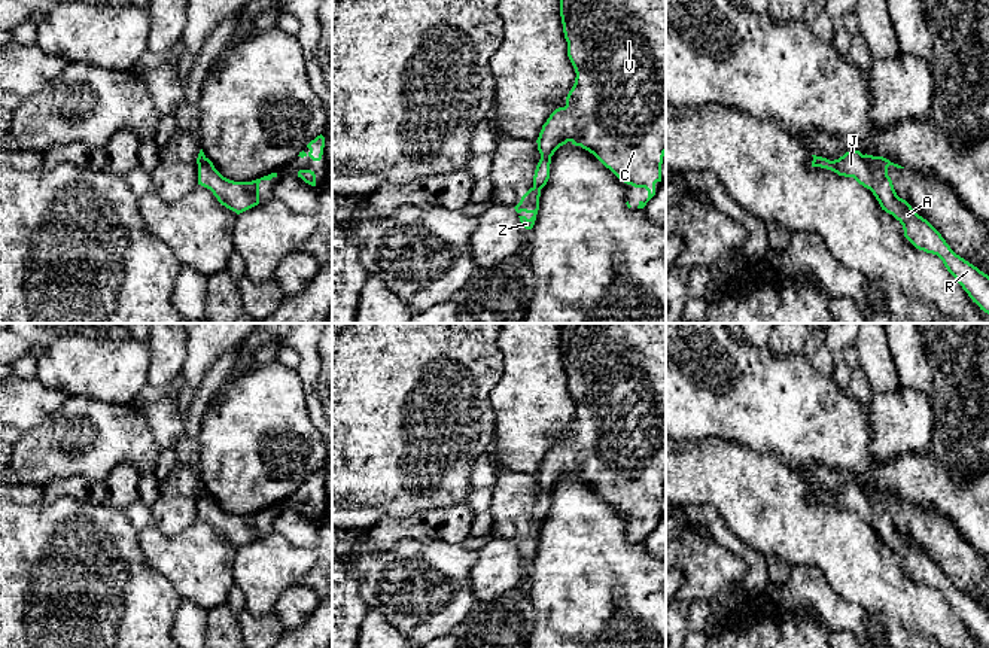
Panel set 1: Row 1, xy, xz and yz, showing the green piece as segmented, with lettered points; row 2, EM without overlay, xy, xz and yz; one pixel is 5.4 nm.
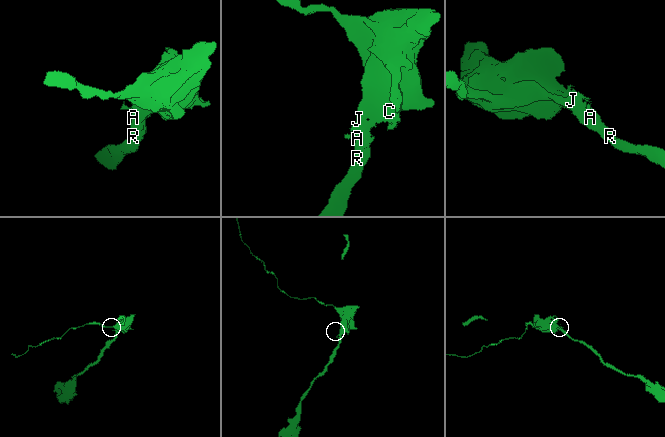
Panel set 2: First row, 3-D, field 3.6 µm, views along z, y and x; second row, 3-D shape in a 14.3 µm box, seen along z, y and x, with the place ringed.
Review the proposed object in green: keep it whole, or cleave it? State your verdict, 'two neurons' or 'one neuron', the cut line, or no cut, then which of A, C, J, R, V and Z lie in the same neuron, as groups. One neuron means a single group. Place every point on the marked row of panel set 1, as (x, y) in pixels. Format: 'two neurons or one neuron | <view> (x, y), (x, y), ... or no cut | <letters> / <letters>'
two neurons | yz (863, 155), (870, 166), (878, 166), (886, 173) | A C J R V / Z

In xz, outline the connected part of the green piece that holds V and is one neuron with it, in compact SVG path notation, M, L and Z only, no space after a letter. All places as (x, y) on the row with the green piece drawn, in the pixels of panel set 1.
M560 0L560 16L576 77L566 106L550 115L536 140L541 159L533 186L542 189L547 185L551 156L570 142L593 153L624 183L645 188L648 198L637 206L643 209L655 195L655 183L661 182L666 153L666 0Z

